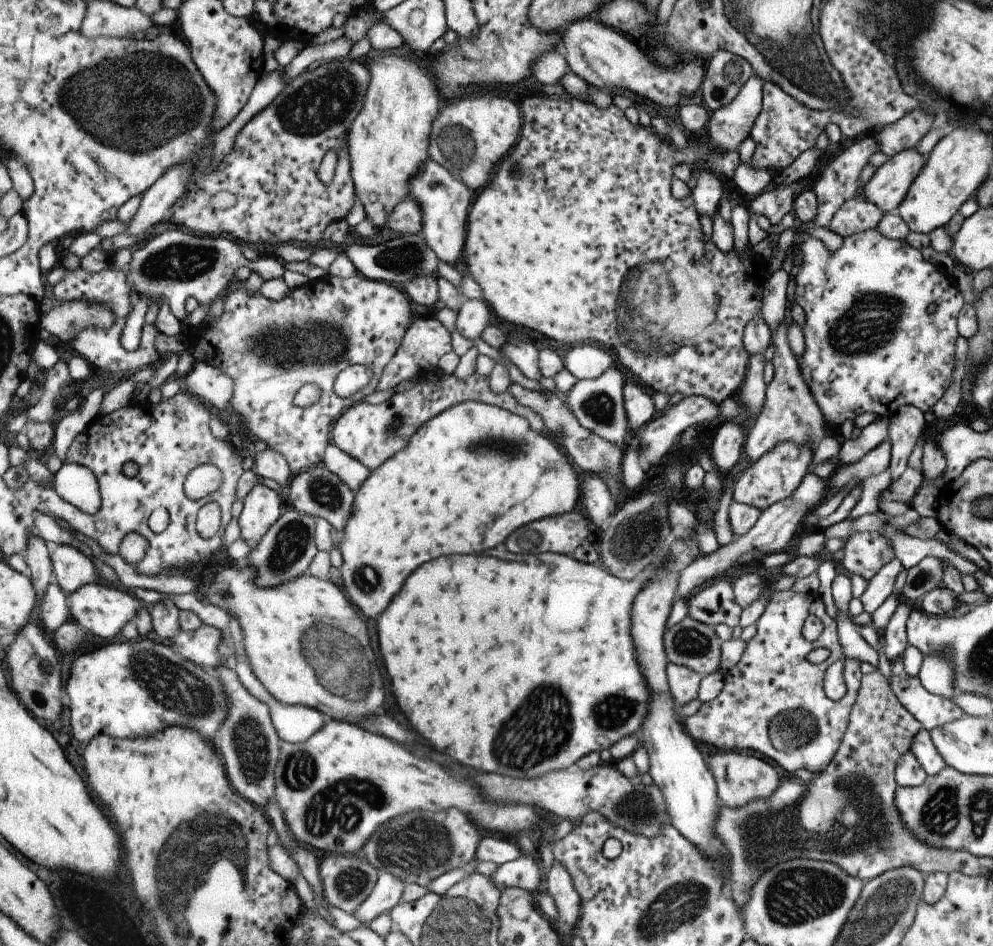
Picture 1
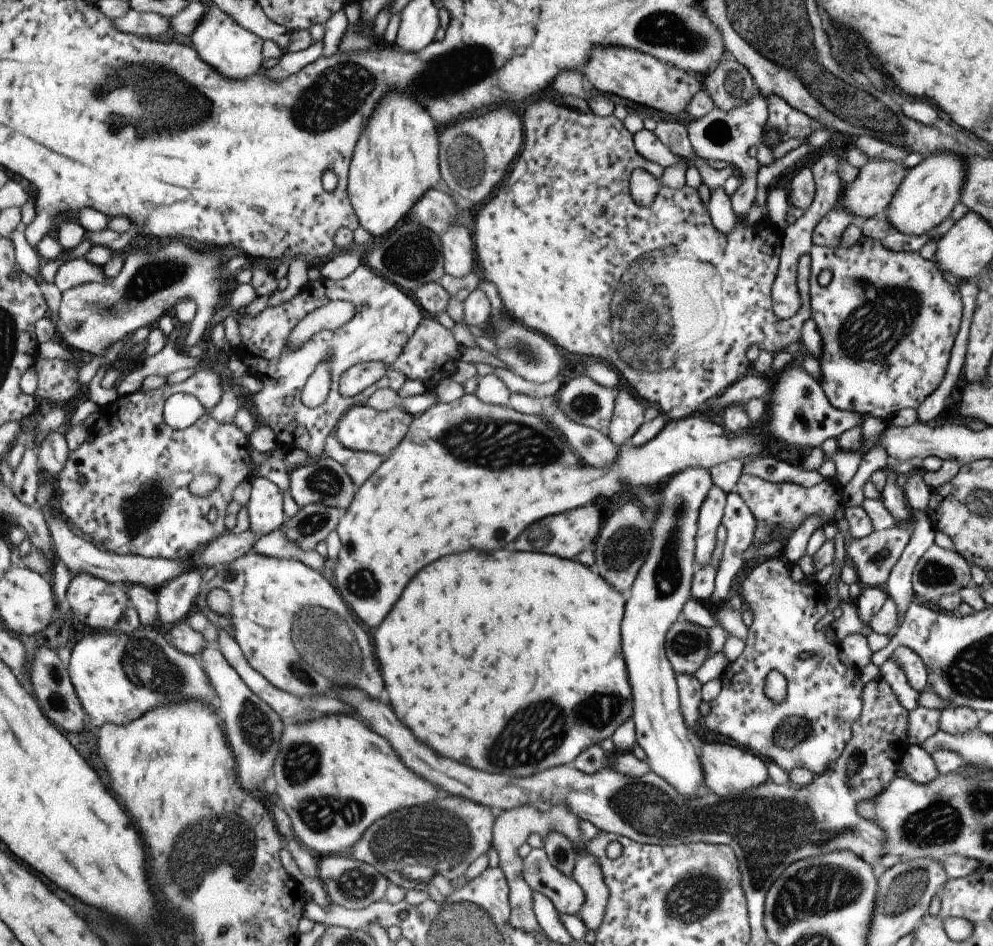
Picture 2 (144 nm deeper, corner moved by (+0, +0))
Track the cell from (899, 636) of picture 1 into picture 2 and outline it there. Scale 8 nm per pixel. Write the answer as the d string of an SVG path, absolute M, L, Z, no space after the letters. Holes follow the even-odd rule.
M927 510L923 512L915 512L913 514L913 532L911 538L901 554L901 558L895 562L895 566L891 568L891 574L887 578L887 594L889 598L895 602L899 616L903 618L903 614L907 612L909 604L915 602L913 598L913 586L911 586L911 574L915 564L919 562L919 558L923 556L923 552L931 546L935 546L935 528L933 528L933 518Z

